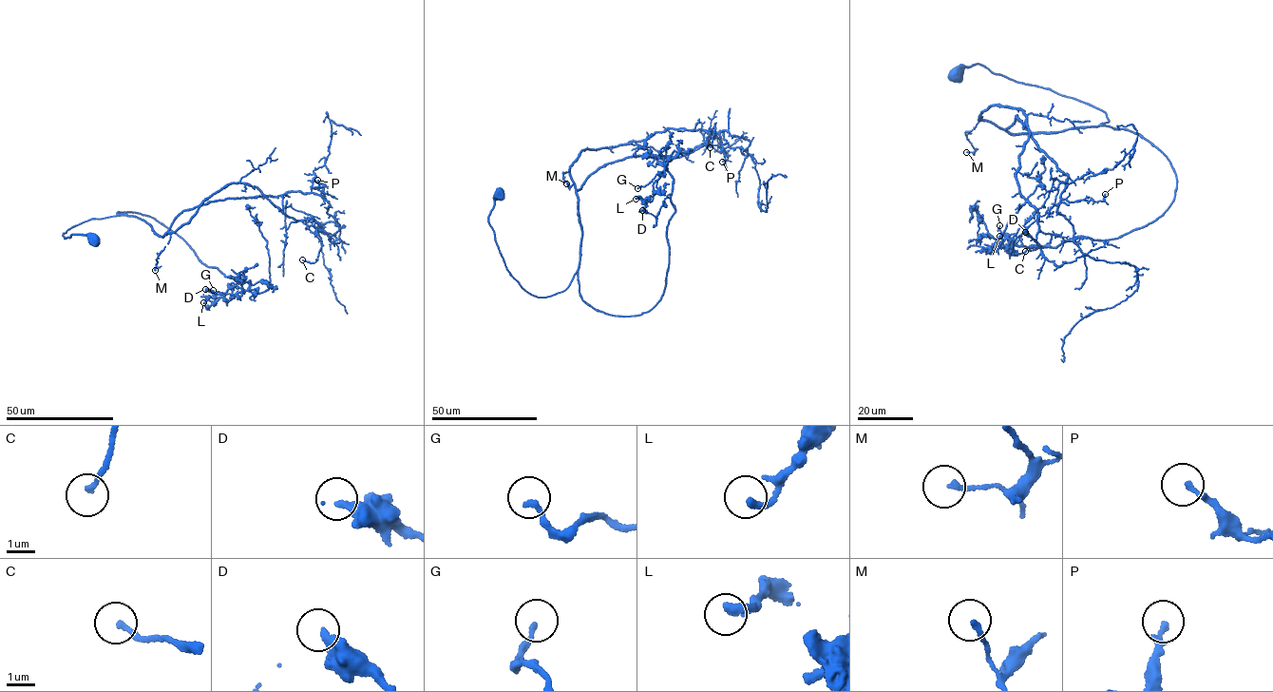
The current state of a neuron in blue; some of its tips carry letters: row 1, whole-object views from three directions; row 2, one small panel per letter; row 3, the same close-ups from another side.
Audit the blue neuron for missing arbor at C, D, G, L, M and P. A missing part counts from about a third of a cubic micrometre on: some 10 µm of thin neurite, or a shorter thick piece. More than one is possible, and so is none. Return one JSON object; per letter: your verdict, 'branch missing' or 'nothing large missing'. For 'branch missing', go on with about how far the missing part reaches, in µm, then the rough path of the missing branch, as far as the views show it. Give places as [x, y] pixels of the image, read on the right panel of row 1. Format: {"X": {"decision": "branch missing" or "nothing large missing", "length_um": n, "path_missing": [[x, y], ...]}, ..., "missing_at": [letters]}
{"C": {"decision": "nothing large missing"}, "D": {"decision": "nothing large missing"}, "G": {"decision": "nothing large missing"}, "L": {"decision": "nothing large missing"}, "M": {"decision": "nothing large missing"}, "P": {"decision": "nothing large missing"}, "missing_at": []}

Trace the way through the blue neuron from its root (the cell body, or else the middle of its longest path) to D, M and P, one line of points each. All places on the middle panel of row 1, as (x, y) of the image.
D: (499, 194), (488, 222), (521, 286), (551, 296), (577, 271), (611, 315), (665, 287), (674, 207), (642, 210)
M: (499, 194), (488, 220), (504, 265), (527, 292), (548, 297), (567, 289), (579, 259), (569, 169), (566, 183)
P: (499, 194), (488, 220), (504, 265), (548, 297), (578, 268), (576, 192), (592, 173), (712, 134), (722, 162)

